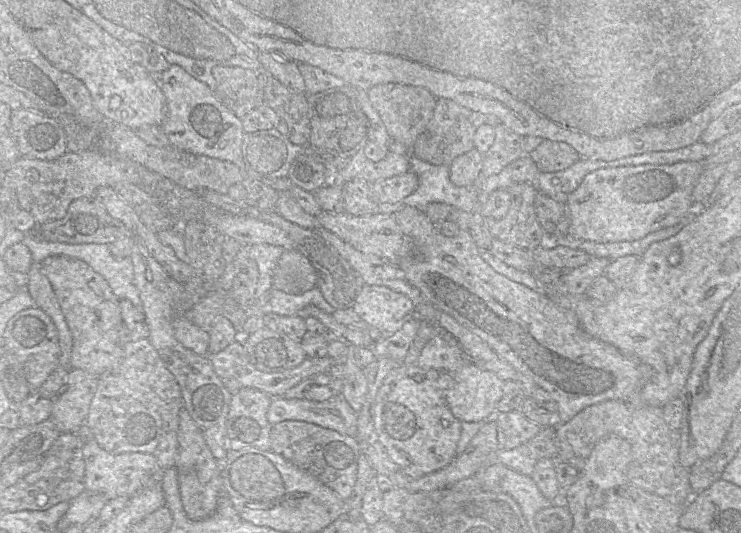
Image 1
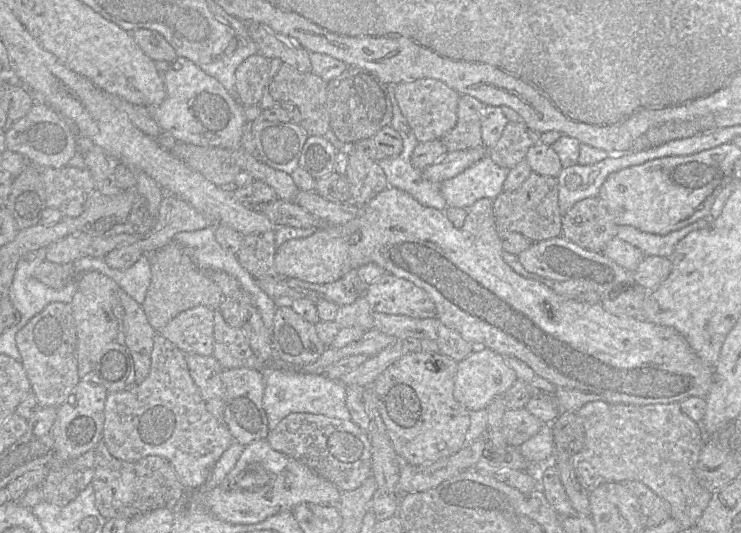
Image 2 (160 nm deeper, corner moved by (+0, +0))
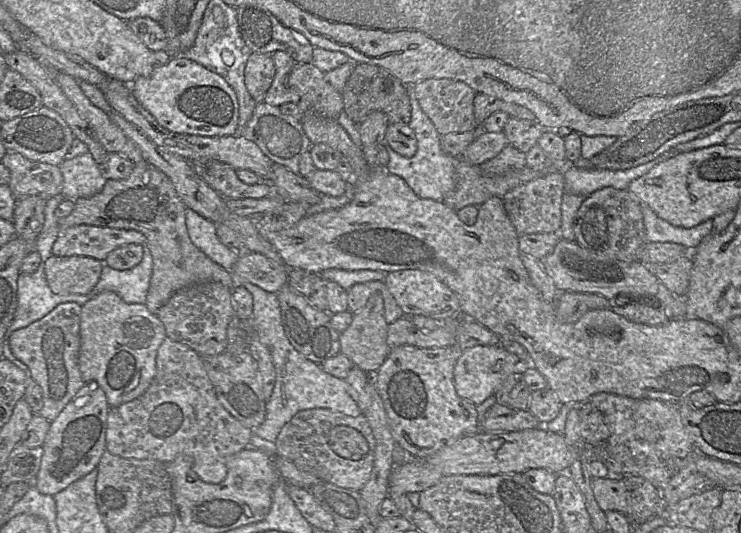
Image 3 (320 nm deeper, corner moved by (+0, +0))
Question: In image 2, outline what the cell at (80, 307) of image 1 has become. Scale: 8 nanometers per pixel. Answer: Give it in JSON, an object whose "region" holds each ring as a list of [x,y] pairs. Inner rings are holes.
{"region":[[[89,271],[74,277],[77,290],[70,303],[76,329],[76,358],[81,380],[102,385],[108,393],[120,392],[142,383],[151,367],[151,352],[157,332],[148,322],[140,304],[131,298],[108,276]]]}

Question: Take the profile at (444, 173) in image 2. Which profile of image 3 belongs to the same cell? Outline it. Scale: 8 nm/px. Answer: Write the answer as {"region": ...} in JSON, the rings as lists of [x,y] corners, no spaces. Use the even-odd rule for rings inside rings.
{"region":[[[481,131],[478,137],[462,152],[460,159],[473,165],[482,165],[498,156],[508,145],[504,131]]]}

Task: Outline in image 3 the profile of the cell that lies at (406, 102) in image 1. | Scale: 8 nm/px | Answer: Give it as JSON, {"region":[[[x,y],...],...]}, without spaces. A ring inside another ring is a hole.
{"region":[[[447,78],[429,79],[415,84],[410,90],[441,136],[478,129],[474,116],[474,99],[477,92],[466,83]]]}

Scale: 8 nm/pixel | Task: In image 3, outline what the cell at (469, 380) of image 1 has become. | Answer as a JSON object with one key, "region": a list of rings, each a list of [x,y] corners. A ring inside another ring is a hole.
{"region":[[[501,344],[495,346],[474,346],[458,352],[454,367],[454,386],[457,394],[471,403],[482,404],[494,395],[511,374],[522,375],[532,367],[531,356],[520,358],[507,351]]]}

